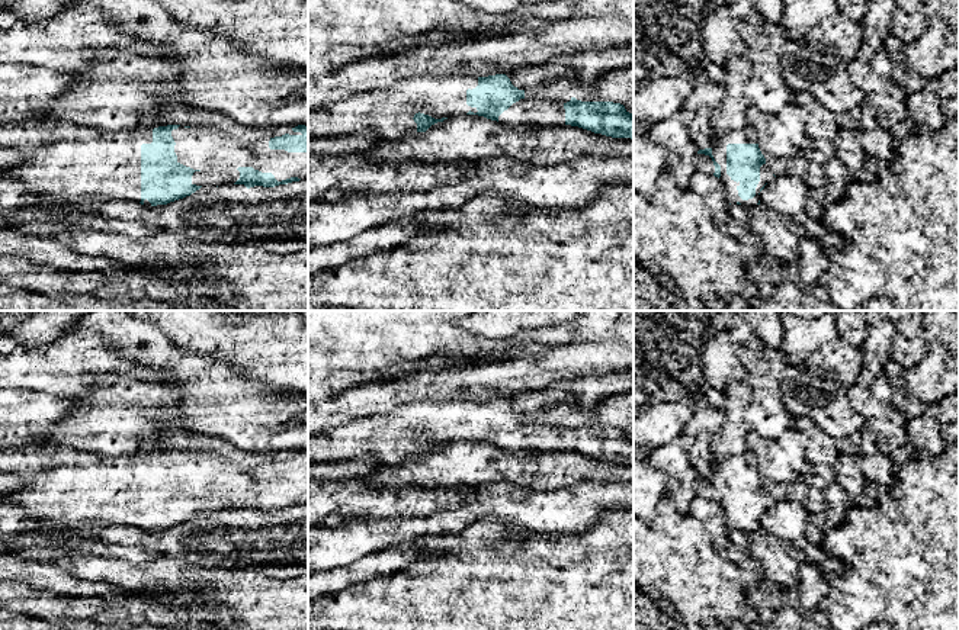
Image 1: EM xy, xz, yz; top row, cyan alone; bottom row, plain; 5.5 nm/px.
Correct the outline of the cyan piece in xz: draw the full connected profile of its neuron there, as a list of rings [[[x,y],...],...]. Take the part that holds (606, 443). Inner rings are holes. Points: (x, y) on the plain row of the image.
[[[466,399],[416,401],[382,415],[373,415],[336,427],[330,431],[308,434],[308,463],[334,459],[375,456],[381,465],[426,457],[432,450],[456,440],[478,440],[509,451],[517,450],[571,450],[612,463],[634,465],[634,438],[613,427],[581,427],[571,422],[567,428],[529,425],[506,399],[475,402]]]

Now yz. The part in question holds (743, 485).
[[[748,450],[741,456],[715,456],[712,472],[697,479],[712,483],[713,501],[721,505],[729,530],[760,530],[760,517],[776,502],[766,491],[757,459]]]

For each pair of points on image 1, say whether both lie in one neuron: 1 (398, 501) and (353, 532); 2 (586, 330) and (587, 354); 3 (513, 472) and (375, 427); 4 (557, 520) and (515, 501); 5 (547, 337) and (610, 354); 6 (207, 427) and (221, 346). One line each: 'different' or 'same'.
1: different
2: different
3: different
4: same
5: different
6: different

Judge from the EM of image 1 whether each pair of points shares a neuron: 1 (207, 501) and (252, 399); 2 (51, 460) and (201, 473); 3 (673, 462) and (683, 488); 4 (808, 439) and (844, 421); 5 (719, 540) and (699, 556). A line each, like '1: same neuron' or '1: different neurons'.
1: different neurons
2: same neuron
3: same neuron
4: different neurons
5: different neurons

